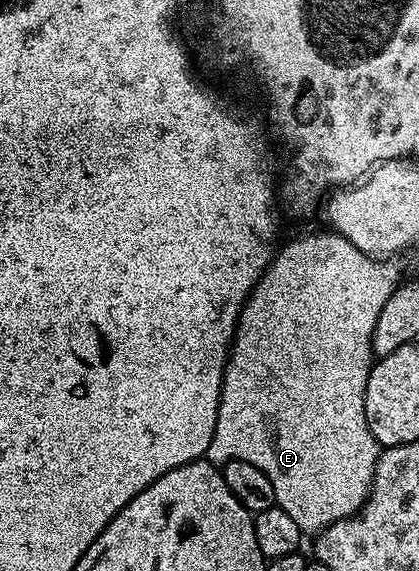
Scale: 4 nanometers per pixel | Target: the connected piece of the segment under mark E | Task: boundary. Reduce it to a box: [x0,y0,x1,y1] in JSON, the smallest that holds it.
[206,230,401,533]

